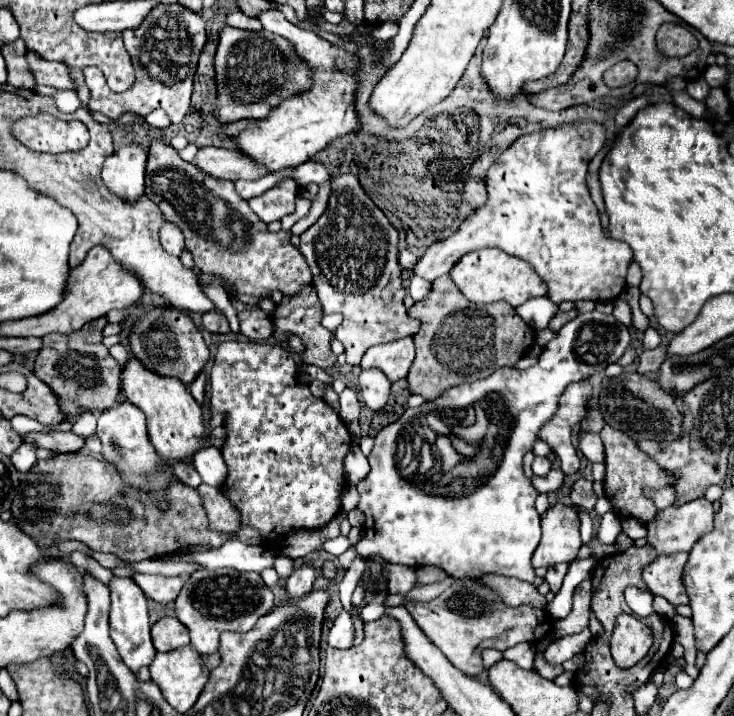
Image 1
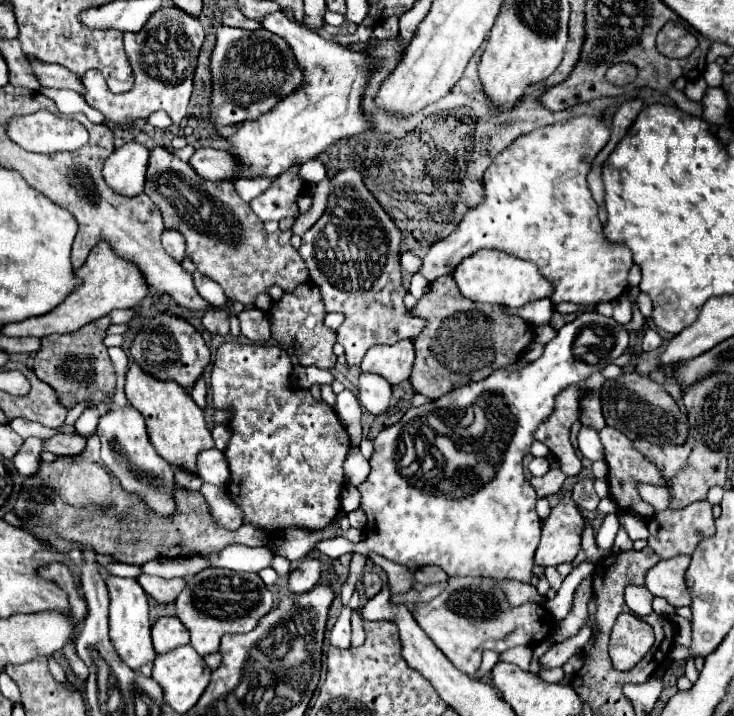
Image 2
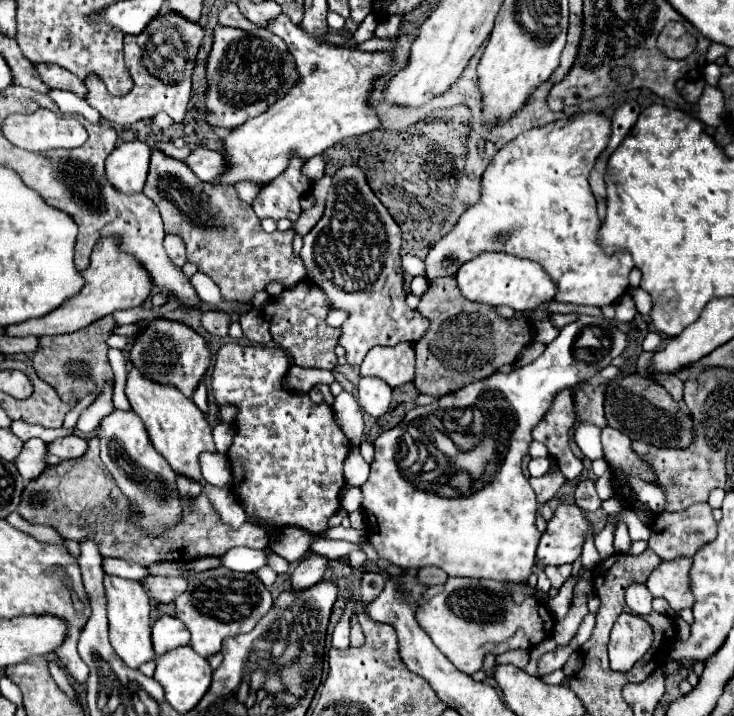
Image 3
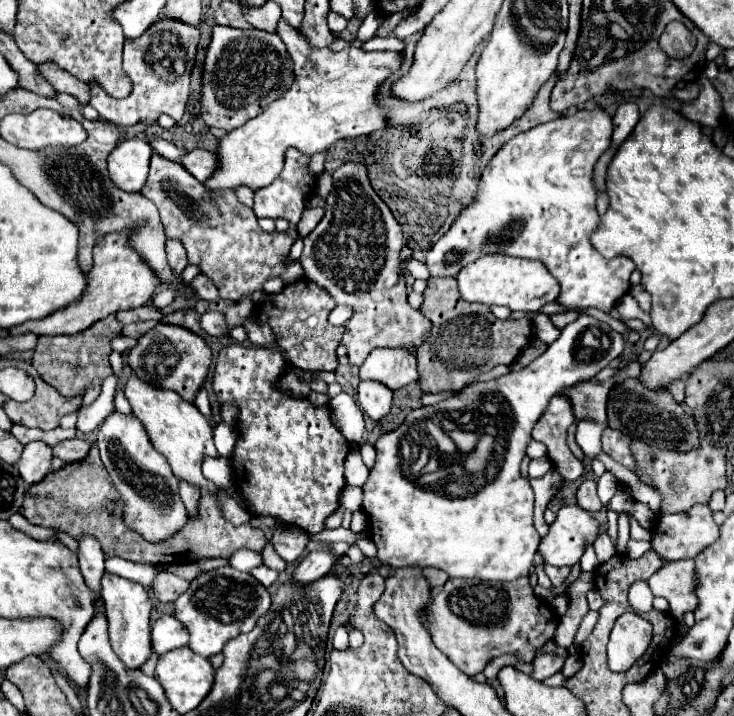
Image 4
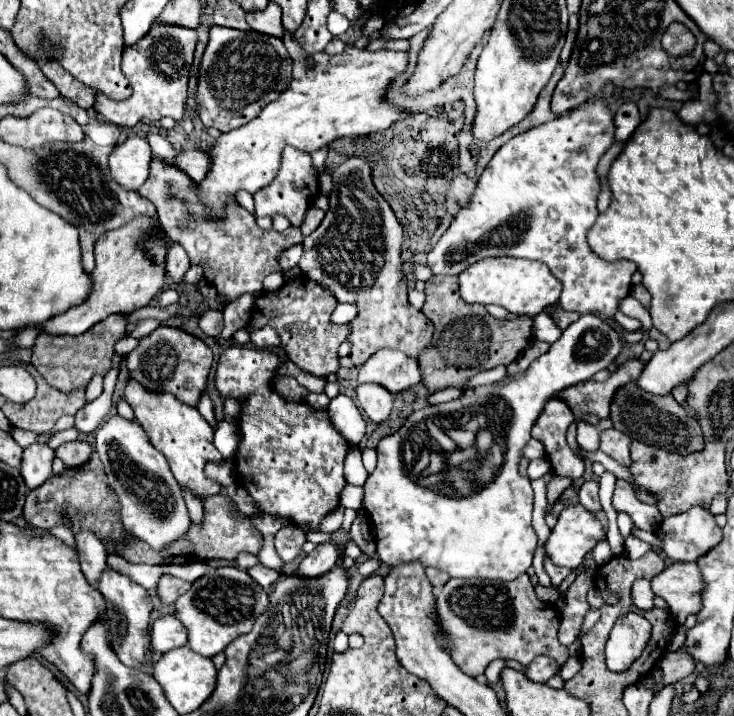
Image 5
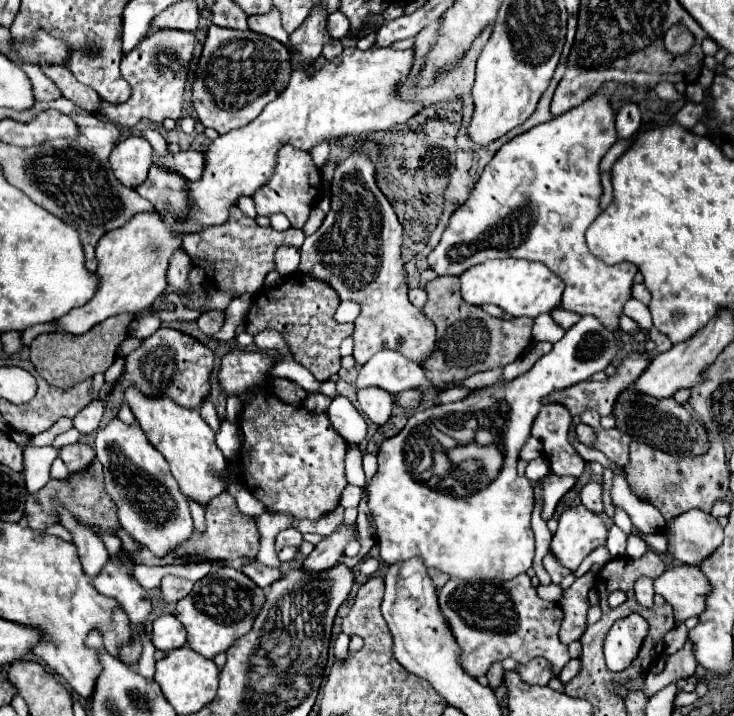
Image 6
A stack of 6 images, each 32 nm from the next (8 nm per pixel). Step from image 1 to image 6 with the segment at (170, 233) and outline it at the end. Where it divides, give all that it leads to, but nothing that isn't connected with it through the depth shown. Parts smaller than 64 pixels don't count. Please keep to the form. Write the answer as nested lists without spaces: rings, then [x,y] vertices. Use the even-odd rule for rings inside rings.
[[[182,248],[172,252],[170,264],[168,264],[168,282],[174,288],[174,292],[182,292],[182,294],[188,292],[190,284],[188,284],[186,276],[188,276],[190,268],[192,268],[192,262],[190,262],[188,254]]]

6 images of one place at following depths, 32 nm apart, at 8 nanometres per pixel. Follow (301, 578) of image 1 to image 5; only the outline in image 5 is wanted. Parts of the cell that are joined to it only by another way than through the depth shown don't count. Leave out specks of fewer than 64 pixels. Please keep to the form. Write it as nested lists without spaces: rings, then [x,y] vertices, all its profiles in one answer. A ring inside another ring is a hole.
[[[326,542],[326,544],[320,544],[316,550],[312,550],[310,554],[306,554],[296,570],[296,576],[308,580],[330,572],[340,558],[340,552],[336,546],[338,546],[336,542]]]

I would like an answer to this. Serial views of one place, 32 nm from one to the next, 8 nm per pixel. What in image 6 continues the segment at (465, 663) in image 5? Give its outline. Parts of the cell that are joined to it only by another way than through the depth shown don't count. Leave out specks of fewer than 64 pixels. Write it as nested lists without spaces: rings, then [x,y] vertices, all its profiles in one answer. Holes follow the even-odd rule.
[[[520,574],[508,582],[450,578],[438,592],[438,604],[460,648],[460,666],[474,678],[484,676],[492,662],[504,658],[514,658],[520,664],[526,664],[536,656],[544,656],[552,662],[554,676],[558,676],[570,660],[568,646],[558,640],[562,608],[556,602],[544,602],[538,598],[528,574]]]

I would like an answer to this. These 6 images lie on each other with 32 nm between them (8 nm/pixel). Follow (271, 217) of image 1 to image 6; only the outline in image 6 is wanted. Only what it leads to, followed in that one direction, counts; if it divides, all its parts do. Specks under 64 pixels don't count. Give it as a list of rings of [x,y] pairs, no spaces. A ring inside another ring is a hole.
[[[286,146],[280,150],[280,156],[278,156],[278,166],[276,166],[276,174],[272,176],[272,180],[268,184],[264,184],[260,190],[254,192],[254,204],[256,204],[256,212],[258,216],[272,216],[276,212],[282,212],[290,224],[294,228],[302,228],[308,214],[310,214],[310,208],[312,208],[312,202],[322,196],[322,184],[320,184],[320,170],[314,166],[312,158],[308,152],[300,152],[298,148],[292,148],[292,146]]]

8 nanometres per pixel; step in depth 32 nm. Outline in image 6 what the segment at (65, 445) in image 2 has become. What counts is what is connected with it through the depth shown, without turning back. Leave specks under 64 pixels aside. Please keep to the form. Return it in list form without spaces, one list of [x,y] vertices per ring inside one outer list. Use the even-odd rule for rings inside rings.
[[[80,442],[68,444],[60,448],[60,458],[68,466],[70,472],[82,472],[94,460],[94,448]]]

